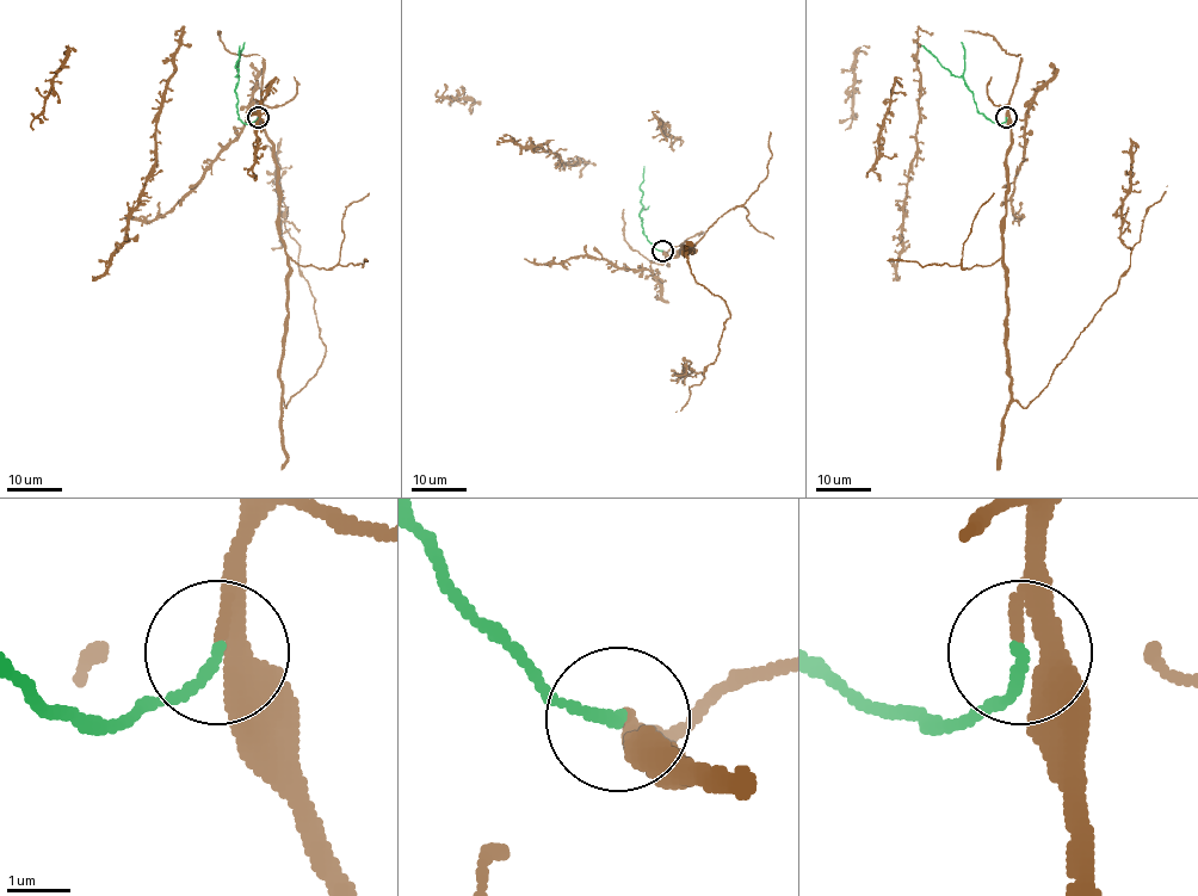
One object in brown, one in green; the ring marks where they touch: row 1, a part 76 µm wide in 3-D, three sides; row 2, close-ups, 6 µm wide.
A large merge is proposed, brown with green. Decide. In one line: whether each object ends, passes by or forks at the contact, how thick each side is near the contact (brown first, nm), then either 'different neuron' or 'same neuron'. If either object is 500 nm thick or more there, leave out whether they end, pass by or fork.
brown passes by; green ends; calibres 200 and 180 nm; same neuron

